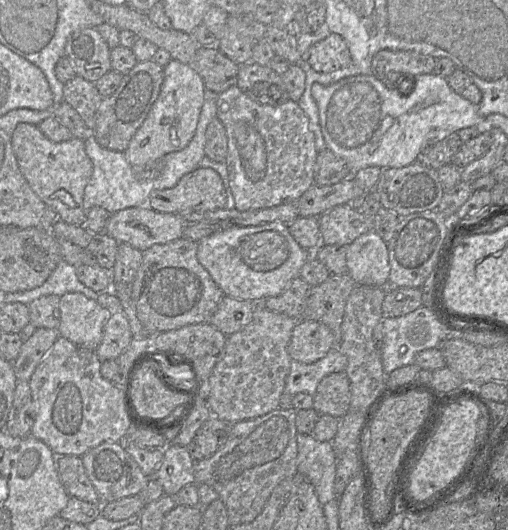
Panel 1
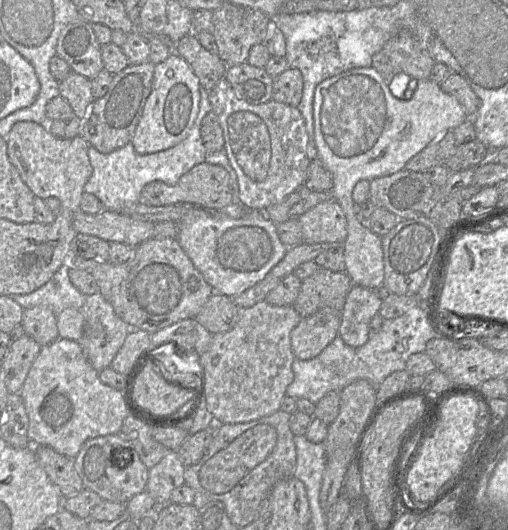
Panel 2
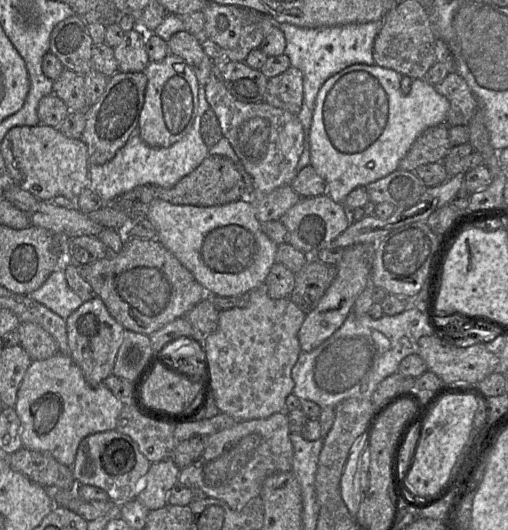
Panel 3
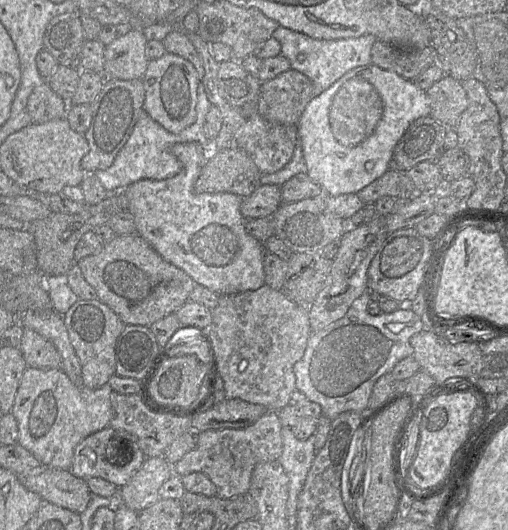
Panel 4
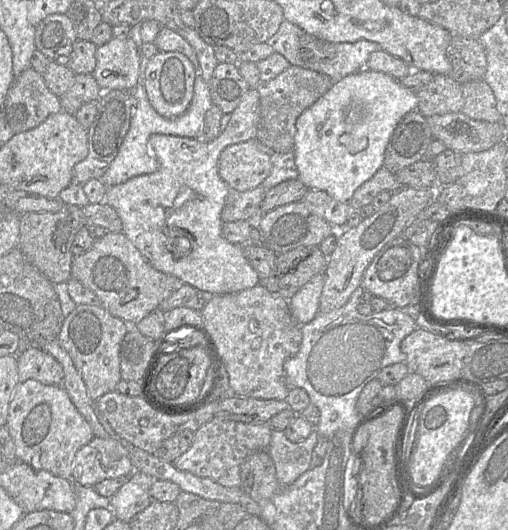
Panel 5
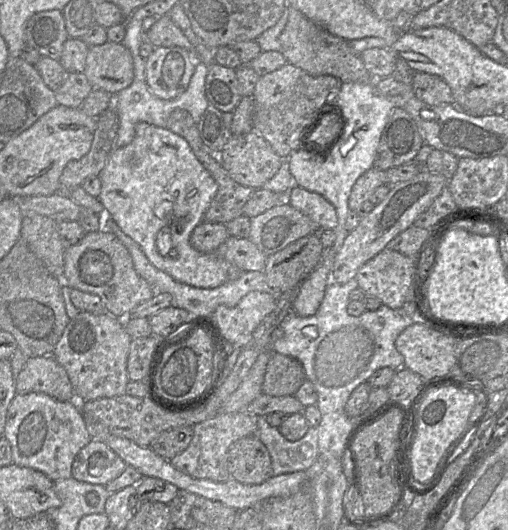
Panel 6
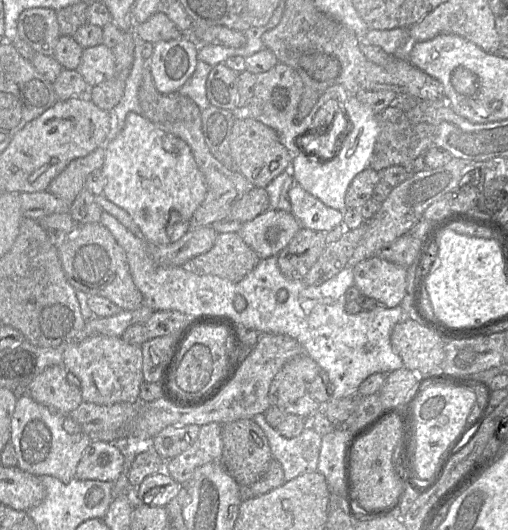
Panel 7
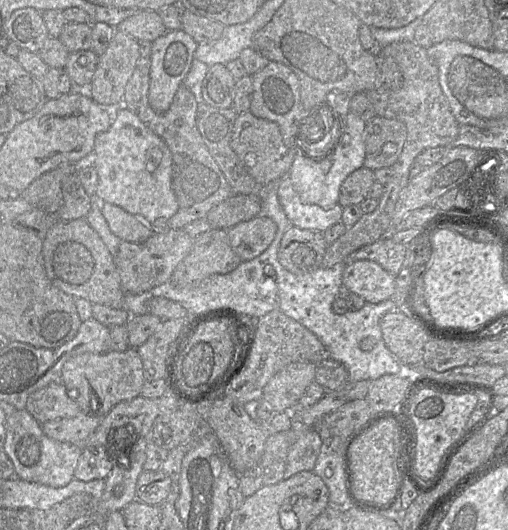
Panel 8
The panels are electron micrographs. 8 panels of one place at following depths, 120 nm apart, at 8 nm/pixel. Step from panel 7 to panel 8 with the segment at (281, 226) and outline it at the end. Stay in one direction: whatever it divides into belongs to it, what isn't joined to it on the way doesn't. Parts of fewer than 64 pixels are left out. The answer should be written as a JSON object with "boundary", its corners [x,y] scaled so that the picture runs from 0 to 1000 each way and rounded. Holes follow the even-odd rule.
{"boundary":[[[506,406],[447,434],[453,464],[476,494],[516,479],[539,453],[543,438],[543,421],[522,406]]]}

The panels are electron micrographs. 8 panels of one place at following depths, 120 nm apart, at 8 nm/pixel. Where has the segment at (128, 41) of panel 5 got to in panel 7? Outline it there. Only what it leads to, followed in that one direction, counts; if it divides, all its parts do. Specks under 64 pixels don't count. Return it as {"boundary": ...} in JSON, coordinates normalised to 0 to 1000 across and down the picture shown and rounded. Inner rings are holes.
{"boundary":[[[205,83],[165,92],[150,134],[175,164],[219,149],[226,140],[226,108],[220,94]]]}

